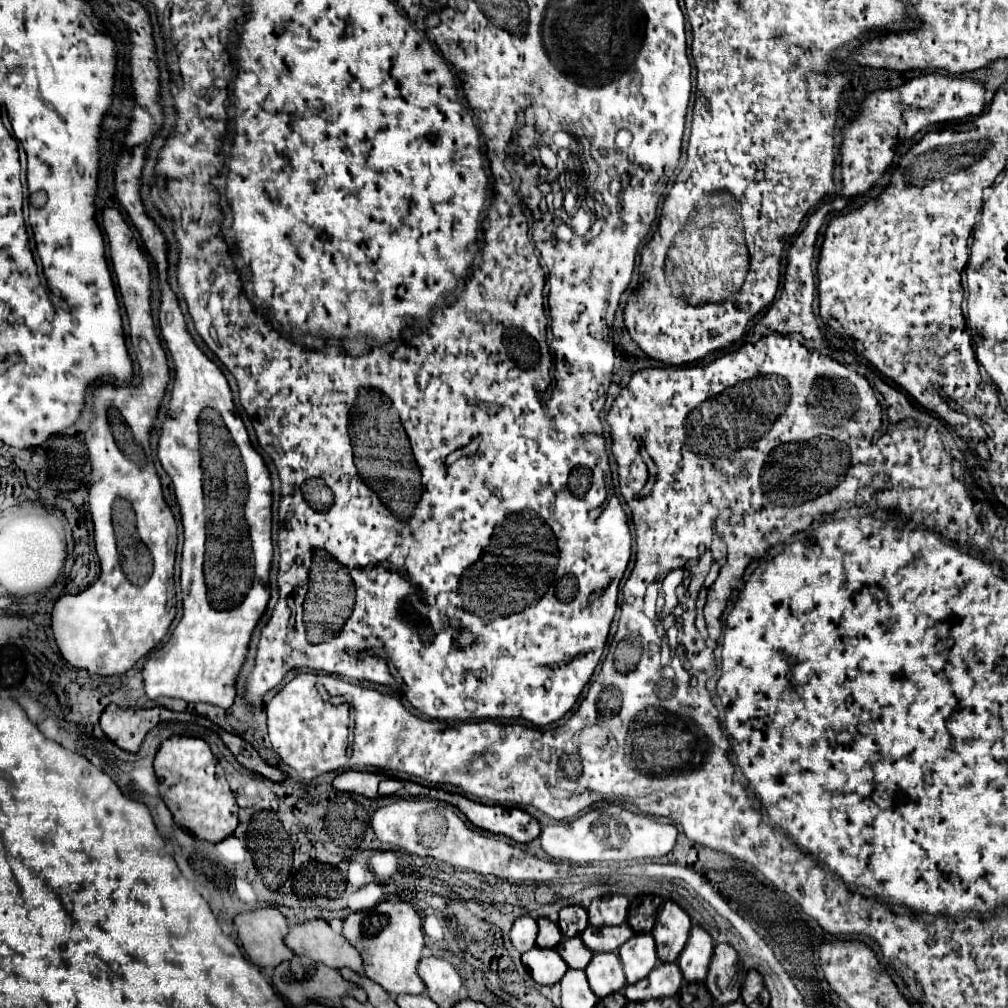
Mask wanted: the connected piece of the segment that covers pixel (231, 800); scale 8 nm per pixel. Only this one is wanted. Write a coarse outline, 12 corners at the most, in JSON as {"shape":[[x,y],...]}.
{"shape":[[171,736],[153,766],[179,828],[235,832],[239,806],[205,740]]}

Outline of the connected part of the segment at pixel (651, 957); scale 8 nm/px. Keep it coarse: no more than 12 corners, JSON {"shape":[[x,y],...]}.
{"shape":[[635,934],[619,956],[627,982],[645,978],[657,962],[651,934]]}

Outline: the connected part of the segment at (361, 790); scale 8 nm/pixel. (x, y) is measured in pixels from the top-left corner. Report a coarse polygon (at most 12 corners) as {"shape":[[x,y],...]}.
{"shape":[[341,772],[333,786],[377,798],[383,774]]}

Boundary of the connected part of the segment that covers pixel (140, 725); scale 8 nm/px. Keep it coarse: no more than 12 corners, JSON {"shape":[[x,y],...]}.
{"shape":[[109,704],[101,730],[119,748],[137,752],[159,724],[161,708]]}

